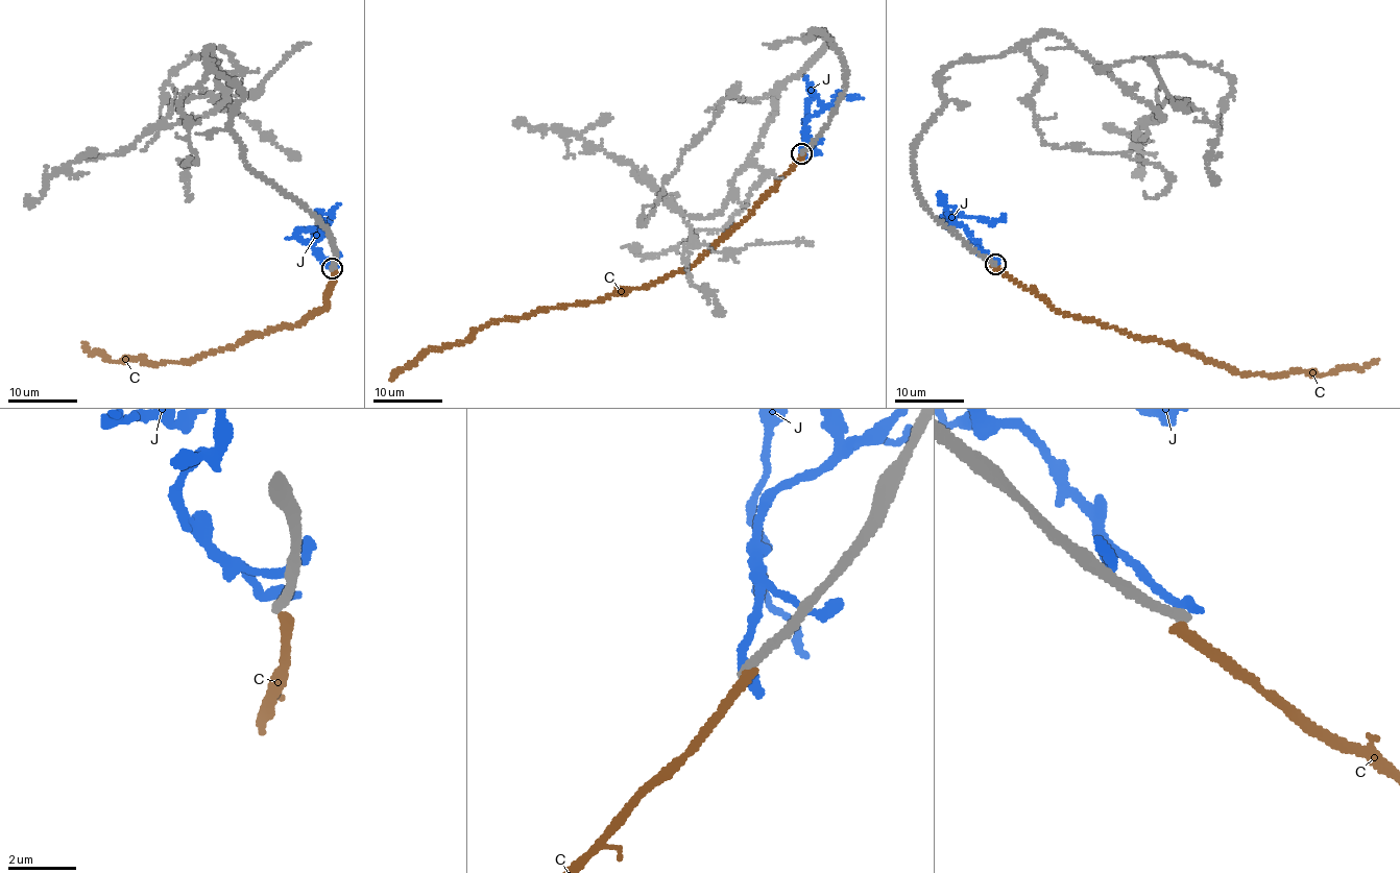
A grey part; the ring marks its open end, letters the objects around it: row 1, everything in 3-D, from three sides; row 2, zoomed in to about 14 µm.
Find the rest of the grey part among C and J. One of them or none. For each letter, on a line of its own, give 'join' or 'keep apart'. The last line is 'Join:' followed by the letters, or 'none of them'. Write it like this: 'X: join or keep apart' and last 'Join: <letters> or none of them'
C: keep apart
J: keep apart
Join: none of them

